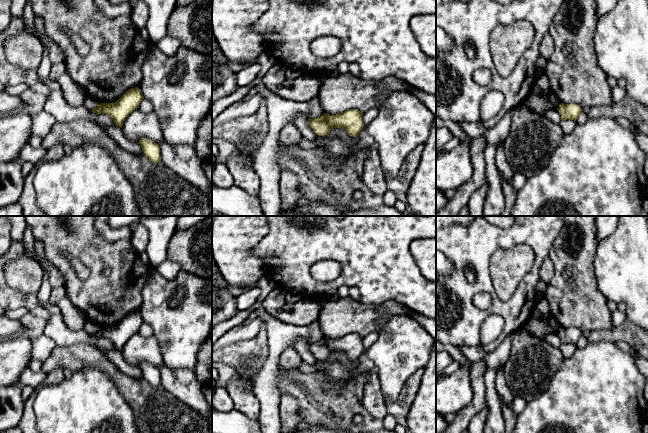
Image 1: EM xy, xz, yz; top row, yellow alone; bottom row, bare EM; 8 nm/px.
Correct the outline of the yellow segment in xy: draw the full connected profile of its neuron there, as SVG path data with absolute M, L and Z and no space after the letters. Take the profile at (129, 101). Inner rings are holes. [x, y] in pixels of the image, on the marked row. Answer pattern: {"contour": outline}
{"contour": "M135 87L126 91L115 103L100 103L92 109L92 112L110 116L115 125L122 128L126 118L131 112L139 108L139 104L143 99L140 89Z"}

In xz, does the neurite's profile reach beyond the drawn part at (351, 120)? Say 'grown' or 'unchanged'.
unchanged

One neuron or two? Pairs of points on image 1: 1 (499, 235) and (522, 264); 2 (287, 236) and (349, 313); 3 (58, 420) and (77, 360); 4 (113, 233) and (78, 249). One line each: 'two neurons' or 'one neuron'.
1: two neurons
2: two neurons
3: two neurons
4: two neurons

